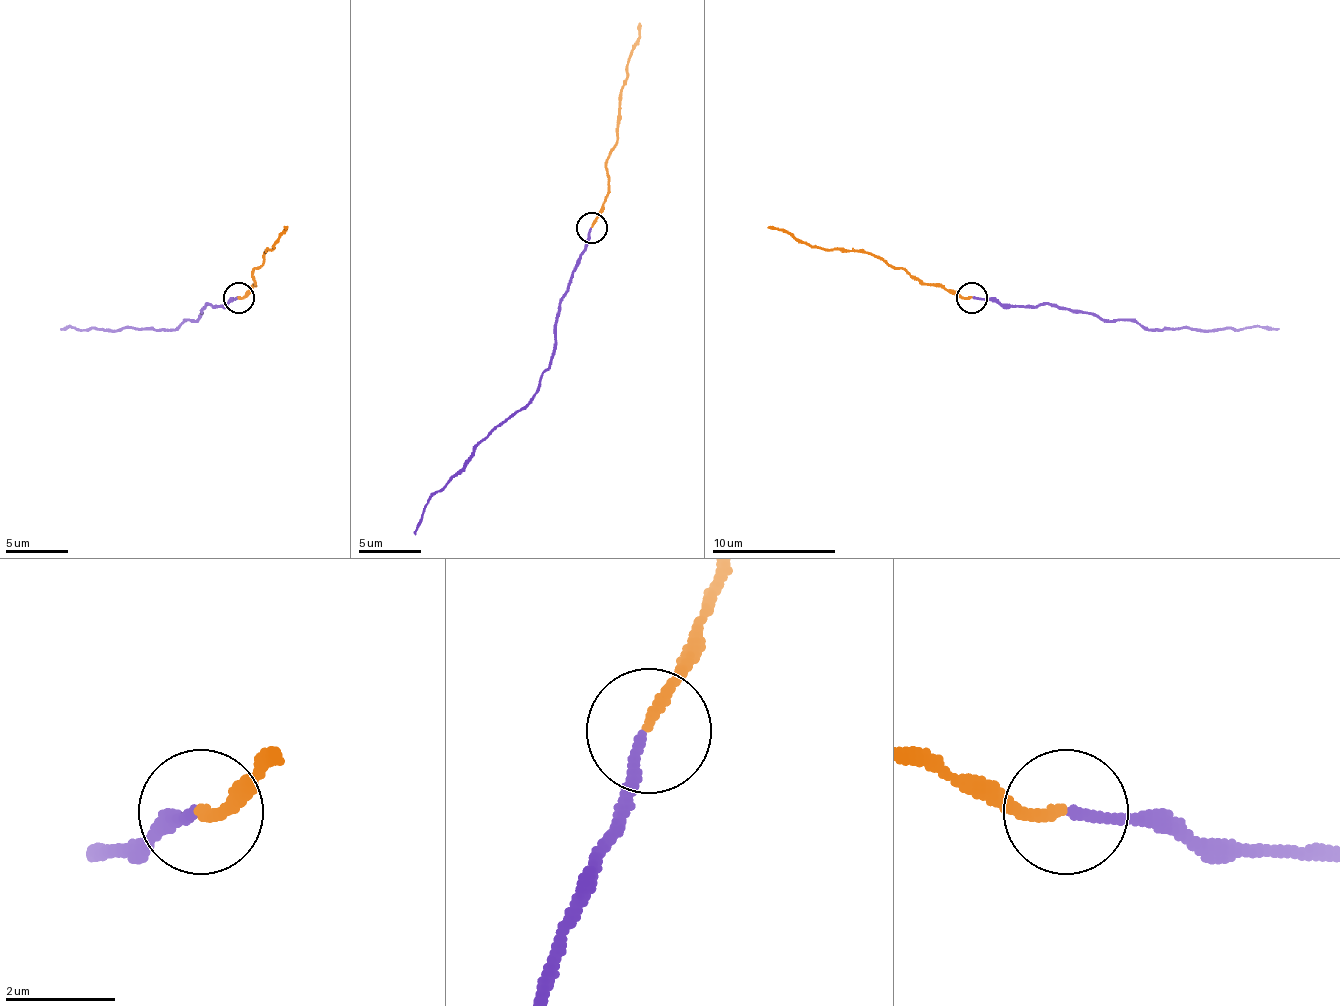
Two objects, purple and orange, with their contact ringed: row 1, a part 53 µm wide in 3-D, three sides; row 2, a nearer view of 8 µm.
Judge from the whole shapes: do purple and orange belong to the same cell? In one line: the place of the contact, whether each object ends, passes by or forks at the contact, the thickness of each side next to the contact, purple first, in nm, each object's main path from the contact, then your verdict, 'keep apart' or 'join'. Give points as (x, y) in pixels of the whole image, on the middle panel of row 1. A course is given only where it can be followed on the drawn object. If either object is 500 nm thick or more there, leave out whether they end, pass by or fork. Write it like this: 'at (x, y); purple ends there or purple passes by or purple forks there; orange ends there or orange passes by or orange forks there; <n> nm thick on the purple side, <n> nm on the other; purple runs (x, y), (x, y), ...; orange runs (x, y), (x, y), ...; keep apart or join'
at (592, 227); purple ends there; orange ends there; 160 nm thick on the purple side, 180 nm on the other; purple runs (591, 228), (582, 259), (560, 303), (551, 365), (541, 374), (538, 393), (514, 411), (430, 498), (414, 535); orange runs (591, 228), (607, 194), (607, 160), (619, 119), (625, 67), (641, 23); join

